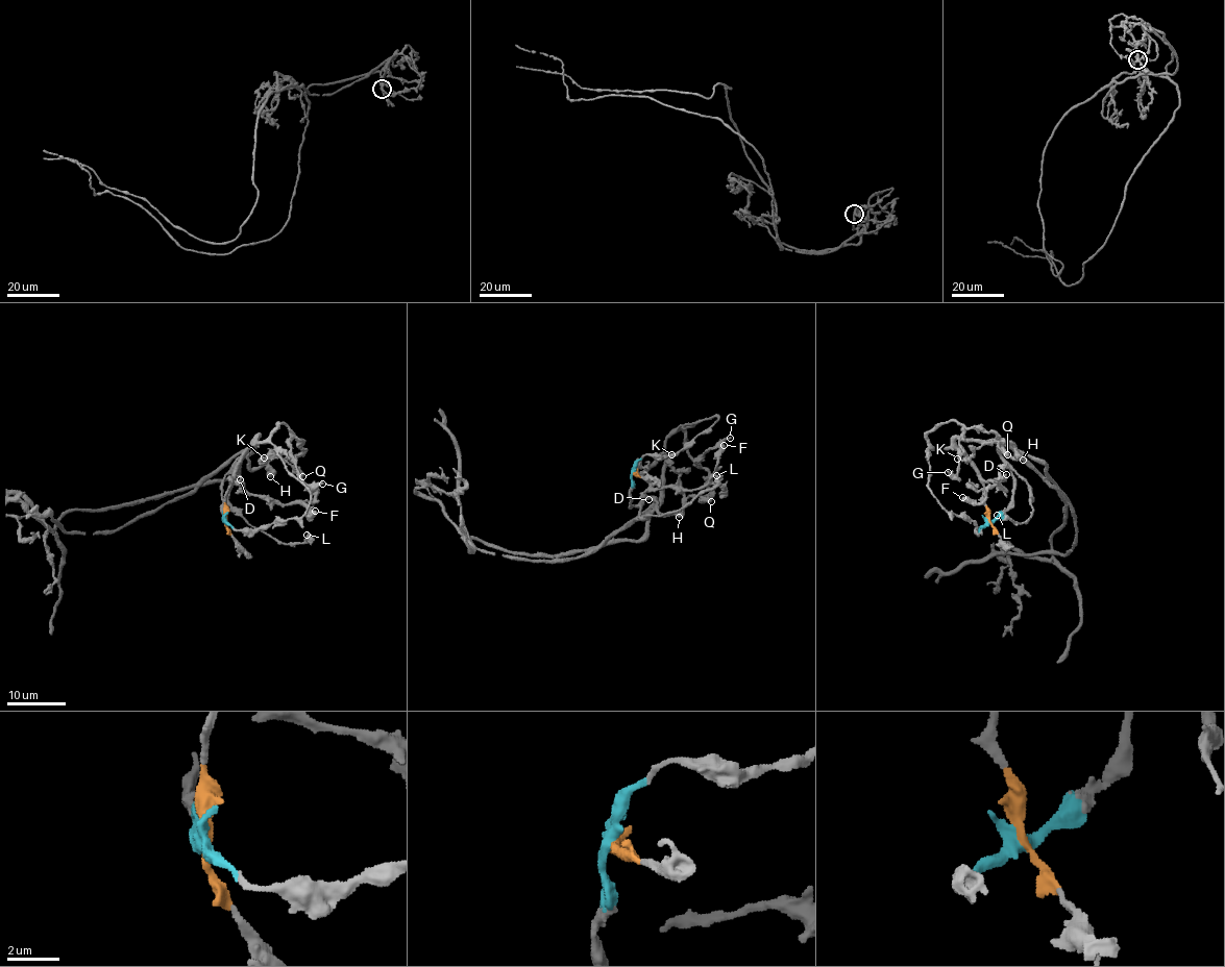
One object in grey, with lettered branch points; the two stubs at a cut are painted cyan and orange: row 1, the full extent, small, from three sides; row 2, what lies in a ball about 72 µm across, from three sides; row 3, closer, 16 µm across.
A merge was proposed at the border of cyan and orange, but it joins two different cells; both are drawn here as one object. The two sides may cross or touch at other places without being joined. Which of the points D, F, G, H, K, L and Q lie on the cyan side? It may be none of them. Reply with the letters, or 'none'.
H, K, L, Q

